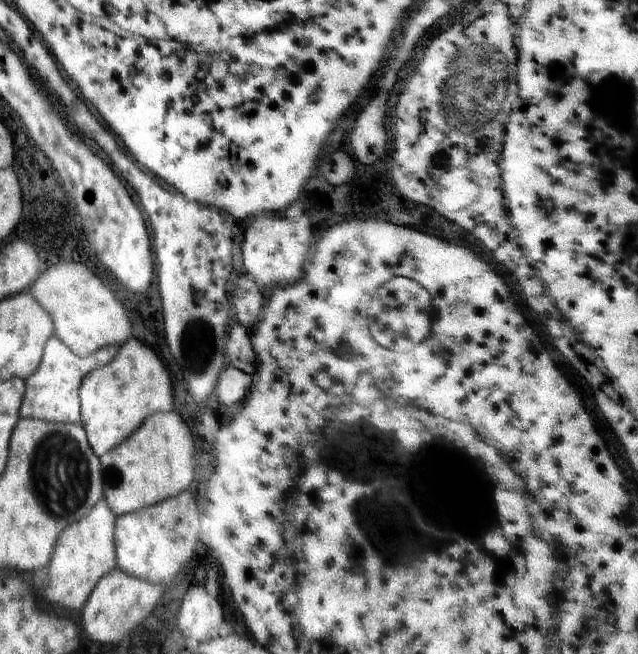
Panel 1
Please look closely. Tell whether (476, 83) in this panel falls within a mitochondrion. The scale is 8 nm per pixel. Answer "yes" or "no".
yes

